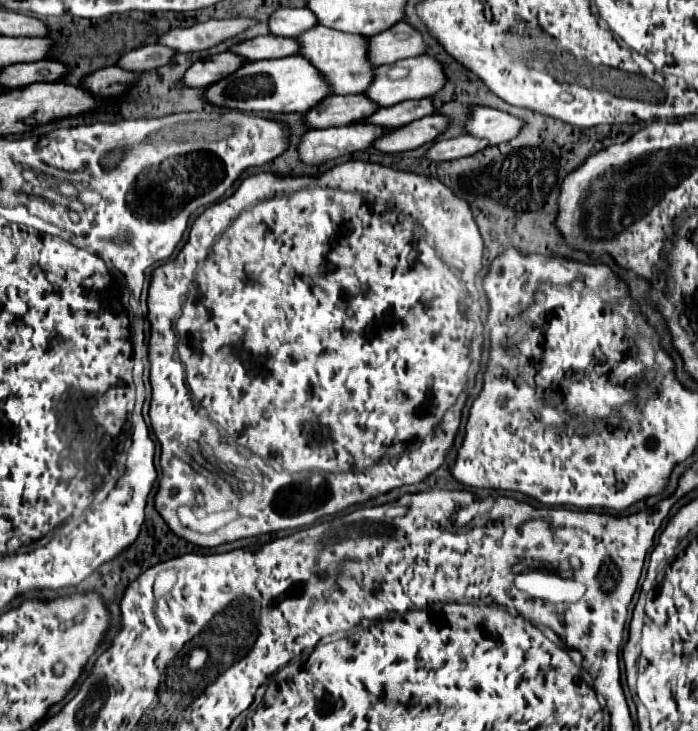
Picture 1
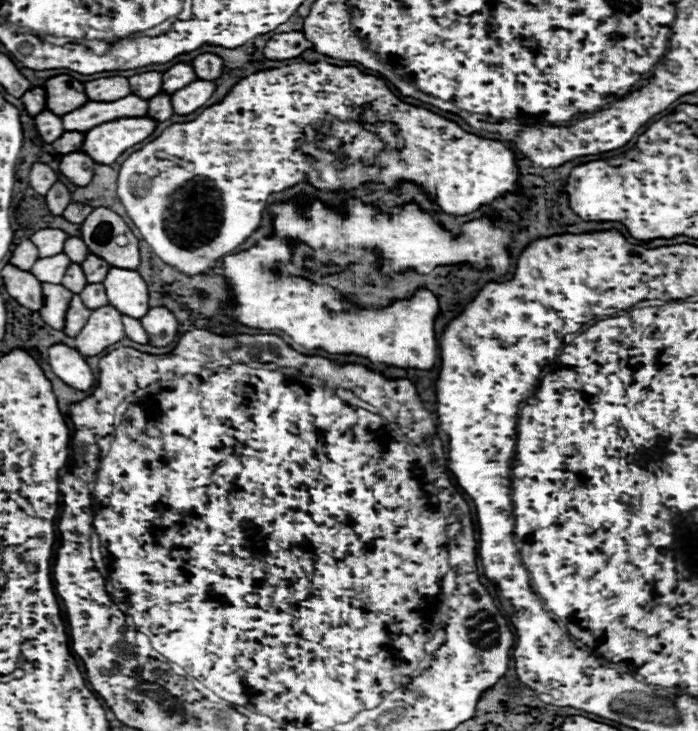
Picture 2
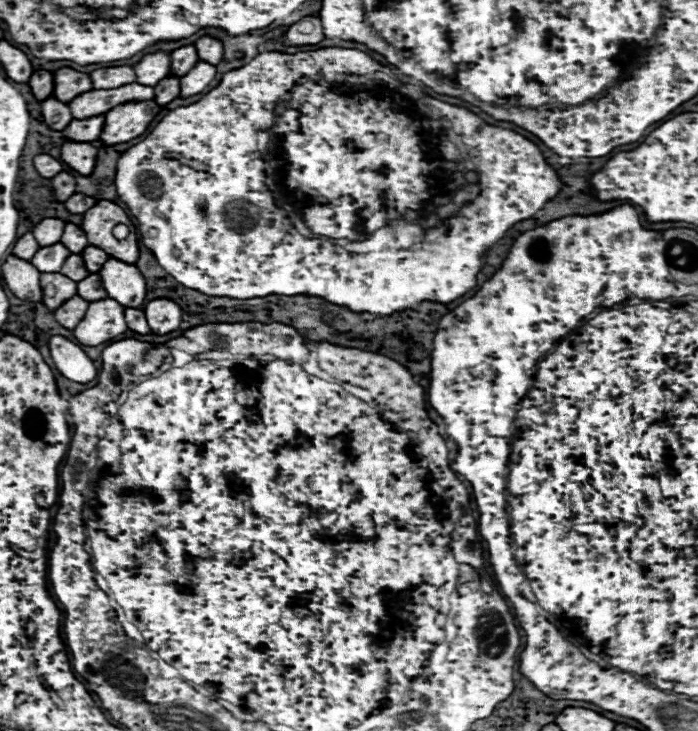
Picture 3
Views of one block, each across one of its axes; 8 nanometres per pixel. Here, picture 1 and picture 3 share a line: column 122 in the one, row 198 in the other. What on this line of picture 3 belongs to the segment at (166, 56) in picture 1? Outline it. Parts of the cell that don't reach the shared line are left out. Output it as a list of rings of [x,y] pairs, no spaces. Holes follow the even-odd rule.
[[[68,172],[56,174],[52,178],[52,190],[54,190],[54,198],[58,198],[58,202],[66,202],[66,198],[70,198],[76,192],[74,176]]]

